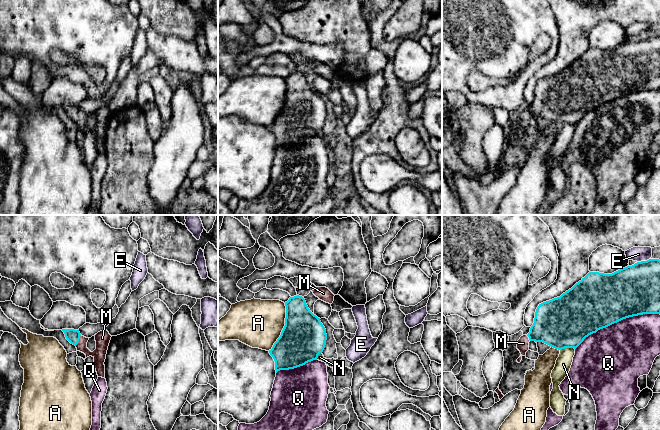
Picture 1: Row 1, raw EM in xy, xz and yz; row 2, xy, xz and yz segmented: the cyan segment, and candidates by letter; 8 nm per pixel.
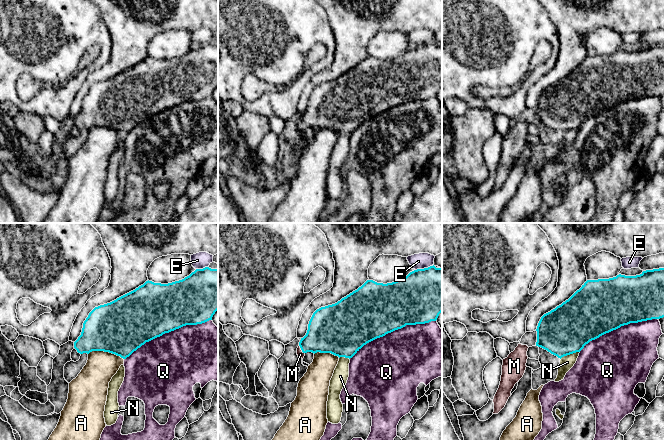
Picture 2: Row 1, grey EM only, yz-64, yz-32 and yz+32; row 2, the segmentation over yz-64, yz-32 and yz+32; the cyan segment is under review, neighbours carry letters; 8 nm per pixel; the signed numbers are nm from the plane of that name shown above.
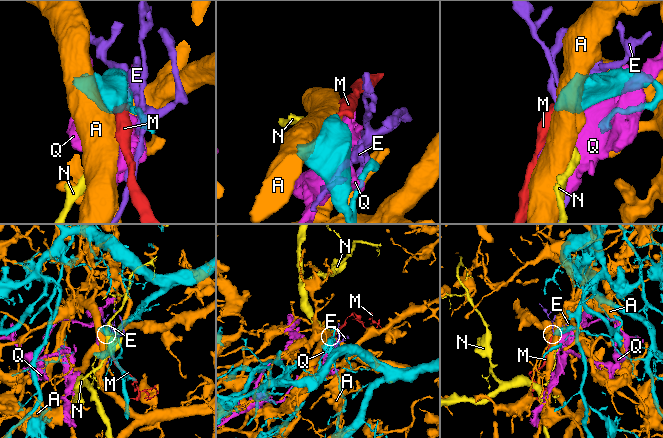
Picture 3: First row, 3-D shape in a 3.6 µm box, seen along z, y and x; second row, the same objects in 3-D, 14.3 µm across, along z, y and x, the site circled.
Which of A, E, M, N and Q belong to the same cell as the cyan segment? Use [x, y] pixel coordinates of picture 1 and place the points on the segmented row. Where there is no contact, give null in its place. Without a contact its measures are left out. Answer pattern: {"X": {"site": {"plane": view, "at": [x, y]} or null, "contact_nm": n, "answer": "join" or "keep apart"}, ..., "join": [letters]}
{"A": {"site": {"plane": "xz", "at": [284, 327]}, "contact_nm": 400, "answer": "keep apart"}, "E": {"site": {"plane": "yz", "at": [643, 261]}, "contact_nm": 110, "answer": "keep apart"}, "M": {"site": {"plane": "xy", "at": [78, 340]}, "contact_nm": 100, "answer": "join"}, "N": {"site": {"plane": "yz", "at": [567, 347]}, "contact_nm": 120, "answer": "keep apart"}, "Q": {"site": {"plane": "yz", "at": [616, 322]}, "contact_nm": 750, "answer": "keep apart"}, "join": ["M"]}

